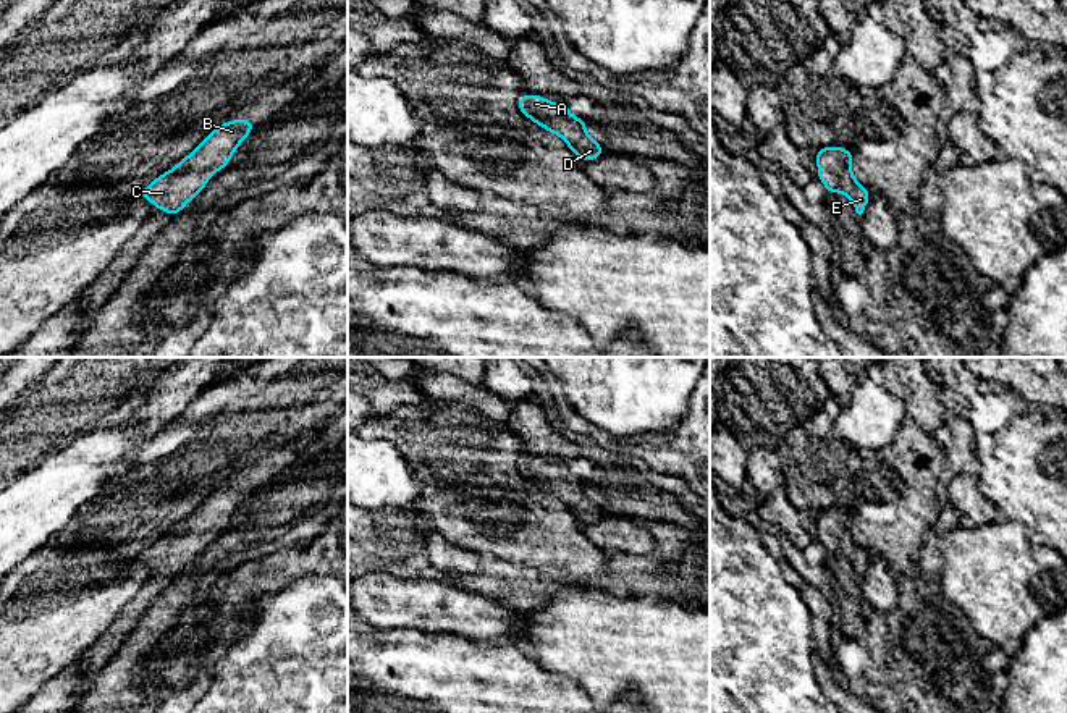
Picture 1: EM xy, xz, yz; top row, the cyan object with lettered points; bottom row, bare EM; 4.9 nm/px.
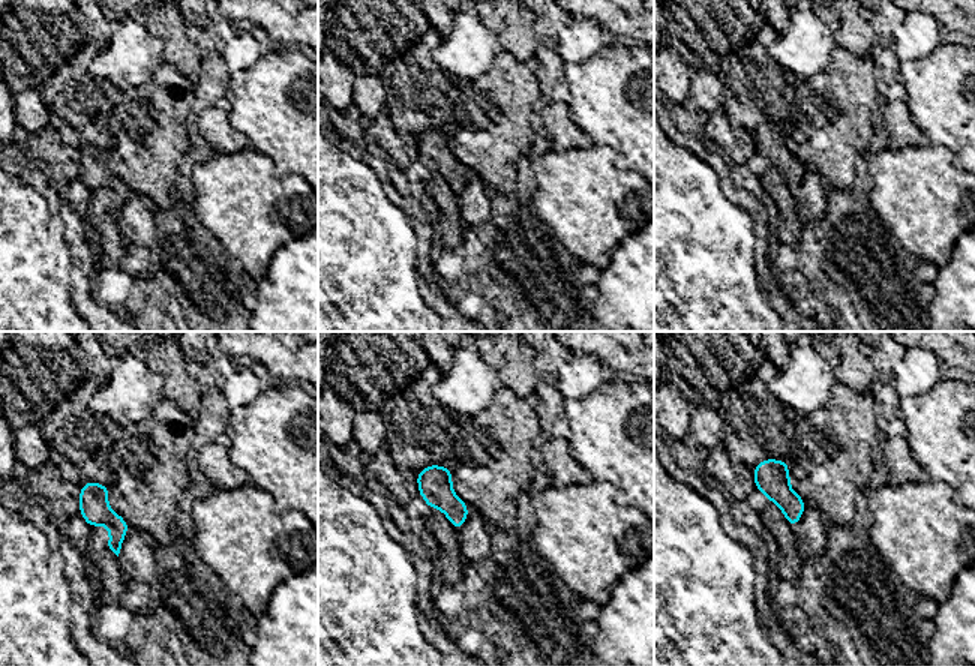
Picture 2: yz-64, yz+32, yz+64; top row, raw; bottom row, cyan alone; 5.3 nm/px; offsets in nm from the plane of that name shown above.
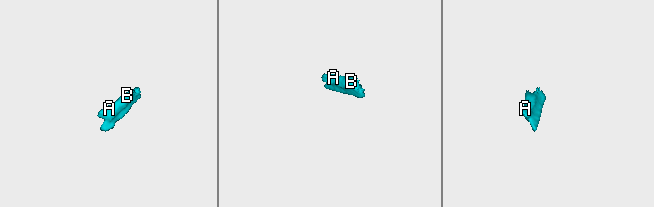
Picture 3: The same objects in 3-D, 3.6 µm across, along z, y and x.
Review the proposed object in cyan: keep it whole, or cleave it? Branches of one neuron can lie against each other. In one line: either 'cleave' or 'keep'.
keep

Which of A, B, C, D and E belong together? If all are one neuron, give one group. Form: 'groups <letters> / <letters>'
groups A B C D E

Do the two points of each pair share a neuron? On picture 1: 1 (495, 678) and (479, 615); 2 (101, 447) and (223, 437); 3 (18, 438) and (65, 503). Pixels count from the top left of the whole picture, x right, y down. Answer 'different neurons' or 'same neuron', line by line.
1: different neurons
2: different neurons
3: different neurons

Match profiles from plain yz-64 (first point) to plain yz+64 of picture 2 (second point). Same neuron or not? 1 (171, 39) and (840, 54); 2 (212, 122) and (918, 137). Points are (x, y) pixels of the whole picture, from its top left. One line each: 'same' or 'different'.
1: different
2: same

